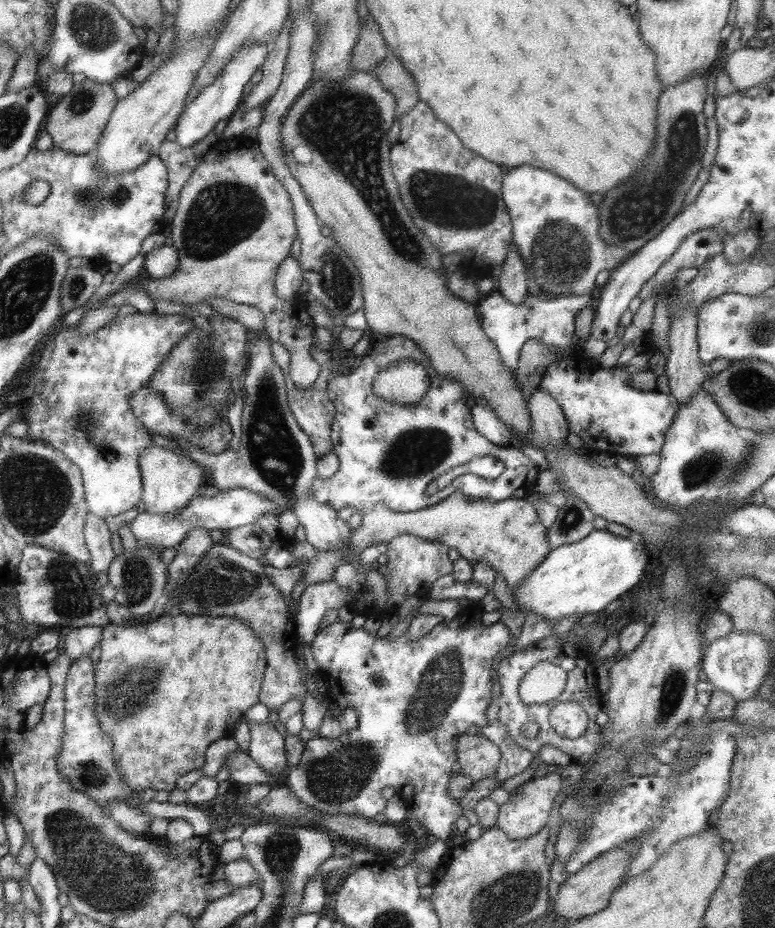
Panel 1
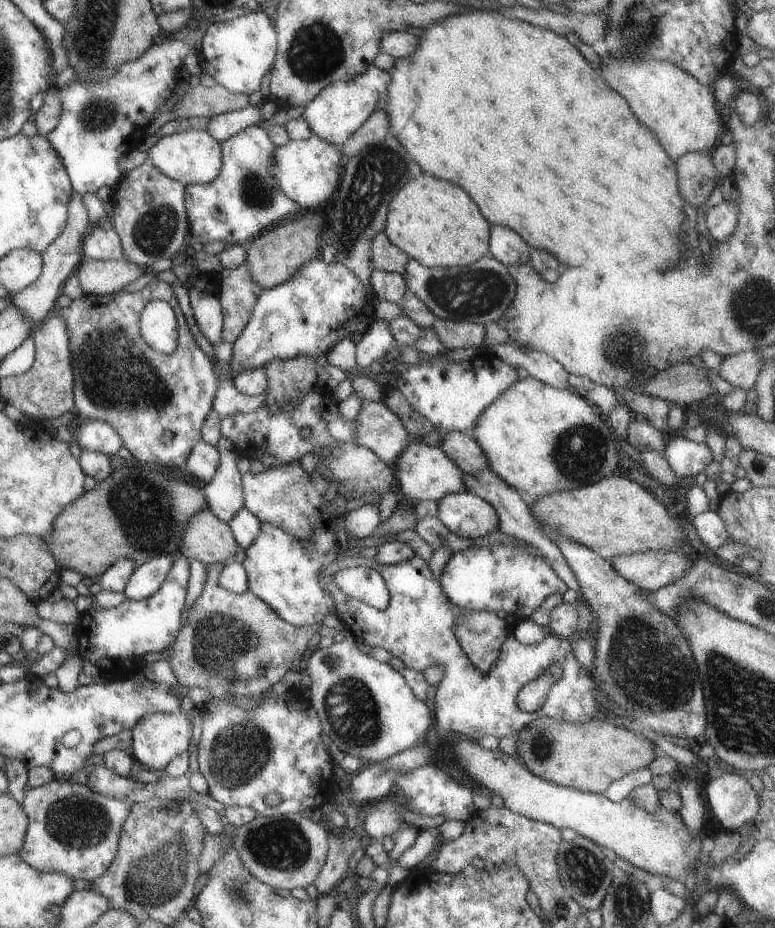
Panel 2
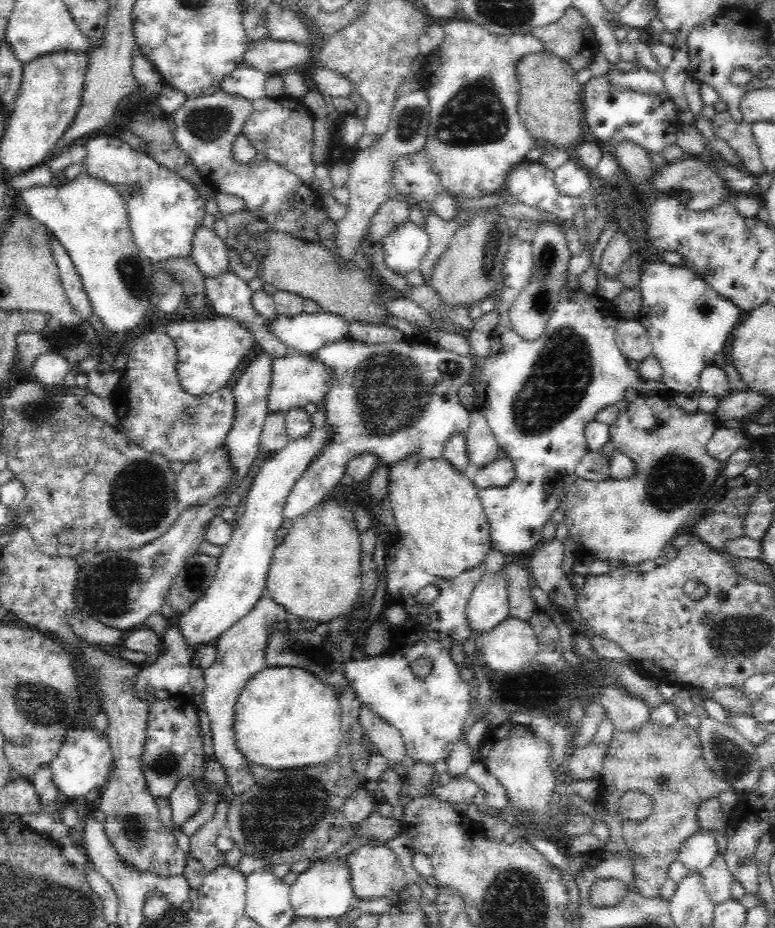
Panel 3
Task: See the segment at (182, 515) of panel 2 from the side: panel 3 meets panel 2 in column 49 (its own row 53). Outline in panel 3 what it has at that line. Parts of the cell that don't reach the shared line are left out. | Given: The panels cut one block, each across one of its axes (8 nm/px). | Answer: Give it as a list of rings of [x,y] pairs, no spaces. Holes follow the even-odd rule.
[[[552,52],[522,56],[516,62],[516,76],[520,82],[518,114],[532,140],[544,144],[550,150],[566,150],[586,138],[584,106],[580,104],[578,96],[582,86],[576,82],[576,72],[568,66],[566,60]]]

